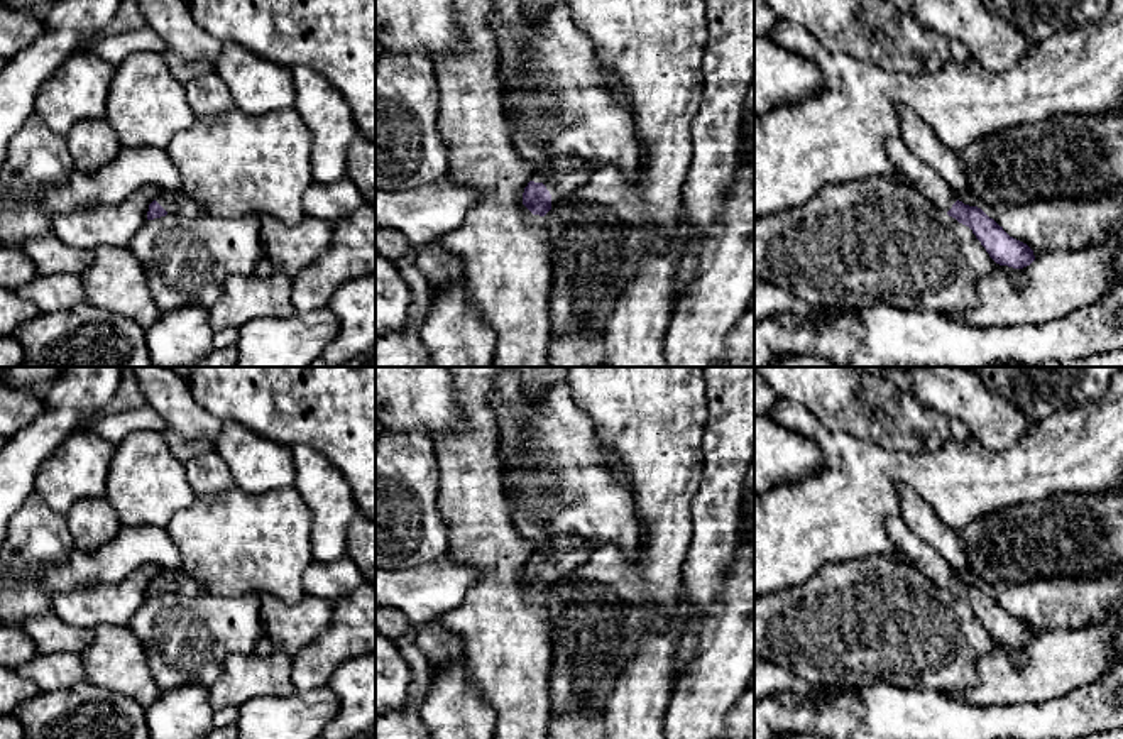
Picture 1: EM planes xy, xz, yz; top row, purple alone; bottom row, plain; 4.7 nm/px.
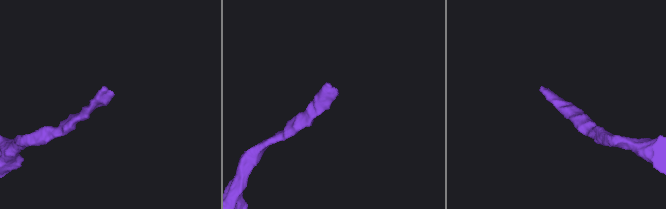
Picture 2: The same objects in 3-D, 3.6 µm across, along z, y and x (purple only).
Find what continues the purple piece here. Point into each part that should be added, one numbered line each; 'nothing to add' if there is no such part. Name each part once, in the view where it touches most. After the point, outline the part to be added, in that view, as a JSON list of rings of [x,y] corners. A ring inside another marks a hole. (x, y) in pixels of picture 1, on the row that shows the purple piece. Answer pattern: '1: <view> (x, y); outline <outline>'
1: xz (577, 173); outline [[[570,161],[555,172],[536,172],[531,181],[543,183],[550,194],[562,194],[585,184],[592,169],[582,161]]]

